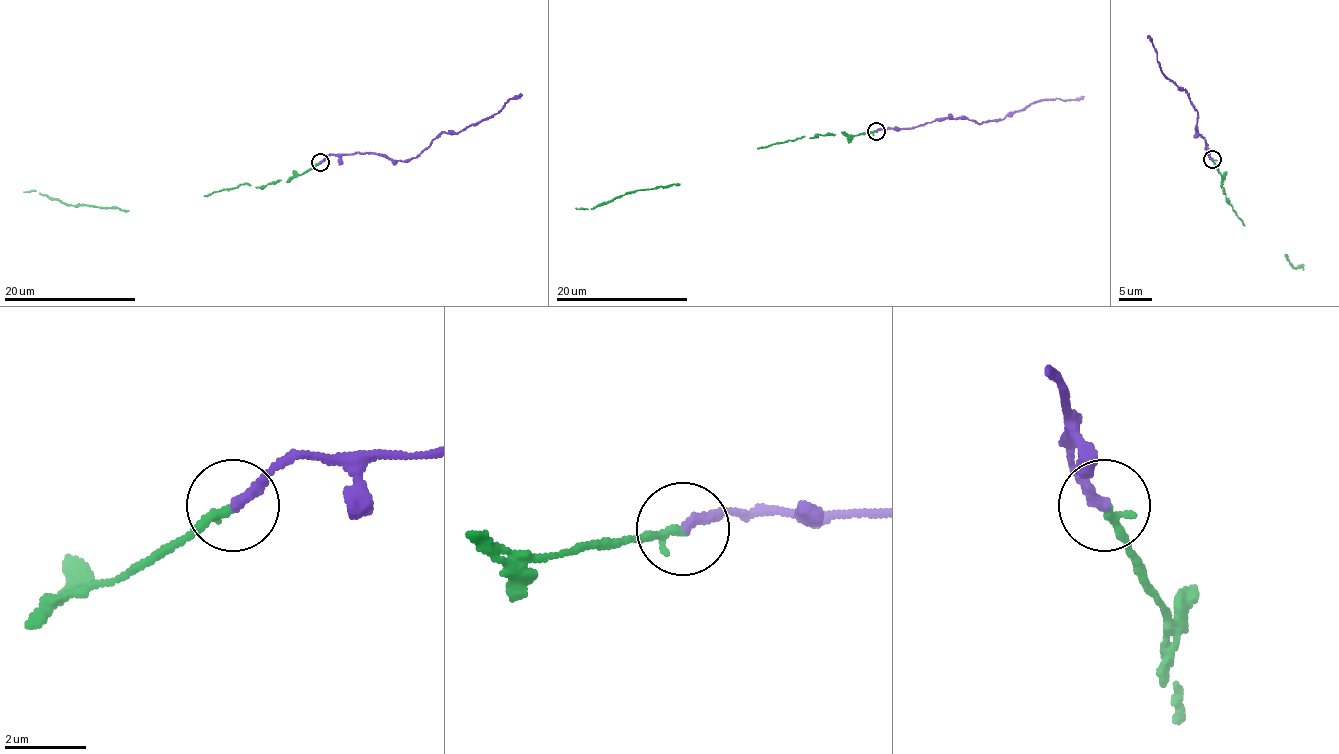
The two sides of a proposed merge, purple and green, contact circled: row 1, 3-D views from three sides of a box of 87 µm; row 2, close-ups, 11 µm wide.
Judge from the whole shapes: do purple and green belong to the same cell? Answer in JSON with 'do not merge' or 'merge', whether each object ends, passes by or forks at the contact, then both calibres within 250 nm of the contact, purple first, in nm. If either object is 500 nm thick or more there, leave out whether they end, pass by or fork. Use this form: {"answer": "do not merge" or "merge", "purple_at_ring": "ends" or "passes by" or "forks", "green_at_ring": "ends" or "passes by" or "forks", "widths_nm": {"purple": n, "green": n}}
{"answer": "merge", "purple_at_ring": "ends", "green_at_ring": "ends", "widths_nm": {"purple": 280, "green": 200}}

